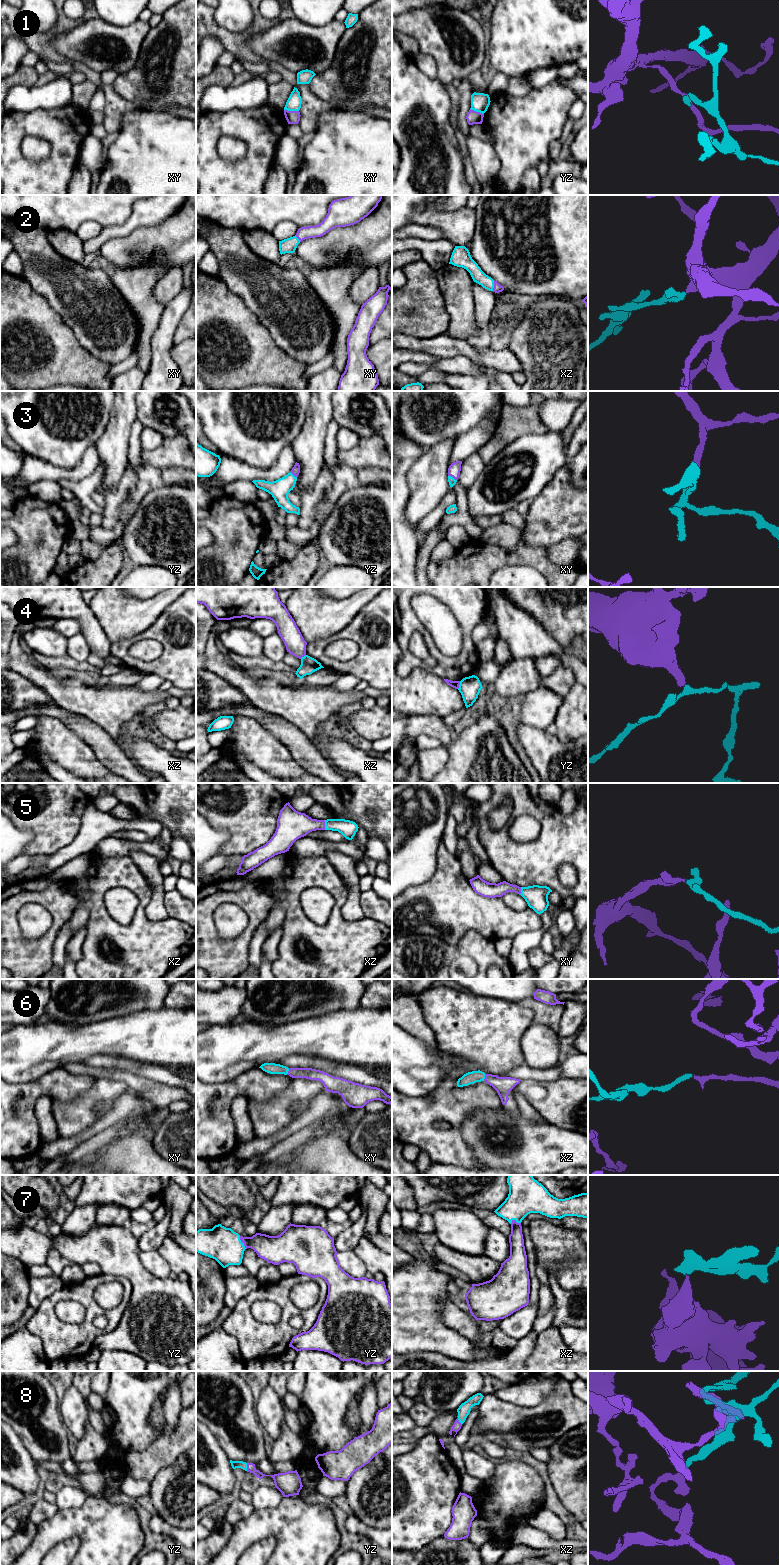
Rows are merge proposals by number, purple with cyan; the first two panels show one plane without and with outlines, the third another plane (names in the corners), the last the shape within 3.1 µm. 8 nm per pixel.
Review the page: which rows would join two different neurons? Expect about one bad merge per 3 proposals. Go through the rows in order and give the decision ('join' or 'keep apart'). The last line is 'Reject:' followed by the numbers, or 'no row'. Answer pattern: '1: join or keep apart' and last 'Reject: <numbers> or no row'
1: keep apart
2: join
3: join
4: keep apart
5: join
6: join
7: join
8: join
Reject: 1, 4

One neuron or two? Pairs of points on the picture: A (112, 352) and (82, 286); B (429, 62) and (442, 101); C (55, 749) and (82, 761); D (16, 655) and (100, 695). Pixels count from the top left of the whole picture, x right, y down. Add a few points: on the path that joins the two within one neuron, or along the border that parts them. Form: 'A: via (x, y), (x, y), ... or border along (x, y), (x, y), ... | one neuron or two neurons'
A: via (111, 336), (109, 330), (88, 302) | one neuron
B: border along (415, 64), (428, 77), (436, 79) | two neurons
C: via (62, 749), (67, 749), (75, 756) | one neuron
D: via (37, 675), (69, 694), (79, 695) | one neuron

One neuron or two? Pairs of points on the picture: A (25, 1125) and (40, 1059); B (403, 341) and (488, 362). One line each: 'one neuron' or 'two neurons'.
A: two neurons
B: one neuron

